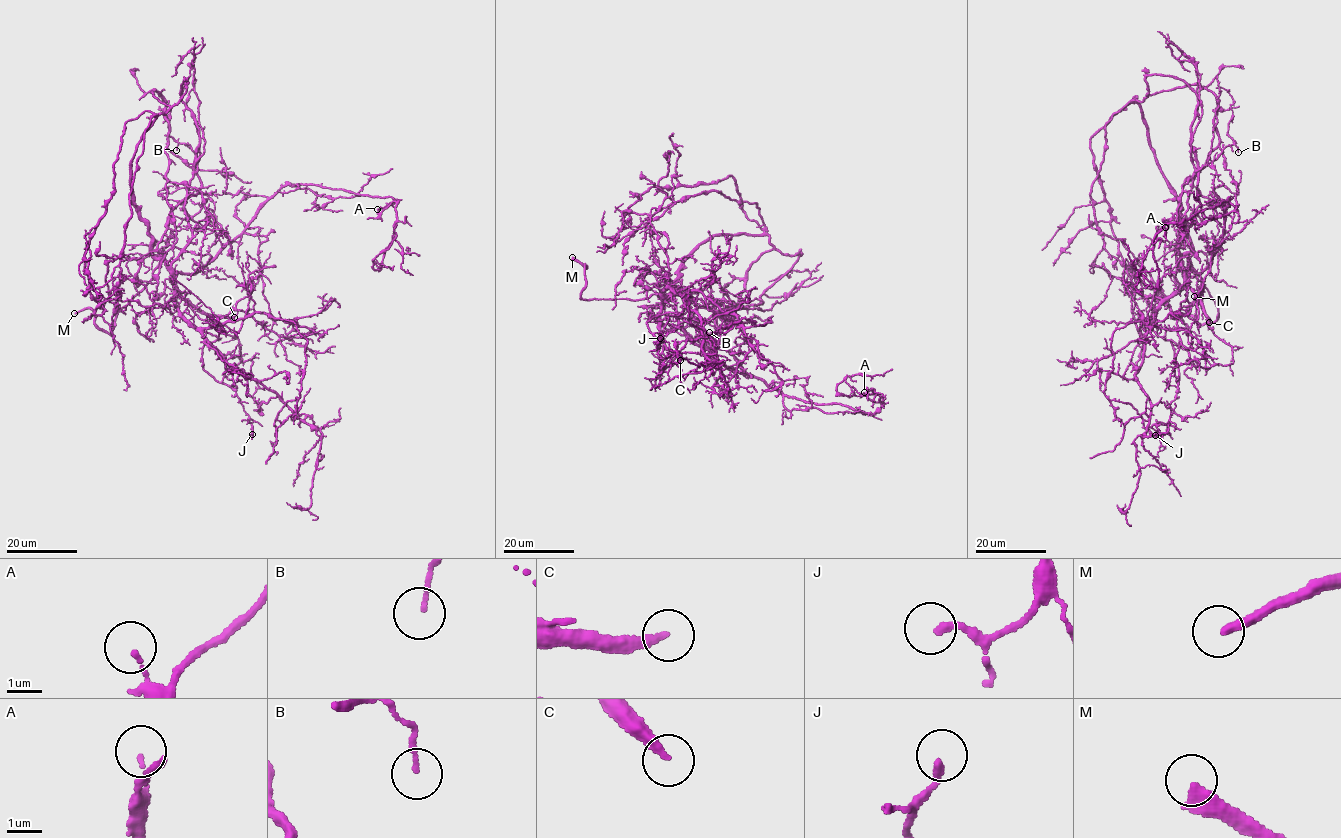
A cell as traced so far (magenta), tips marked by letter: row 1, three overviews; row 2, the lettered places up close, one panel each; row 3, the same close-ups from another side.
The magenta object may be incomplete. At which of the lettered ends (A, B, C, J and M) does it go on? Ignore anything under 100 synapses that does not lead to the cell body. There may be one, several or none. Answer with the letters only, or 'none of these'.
C, M

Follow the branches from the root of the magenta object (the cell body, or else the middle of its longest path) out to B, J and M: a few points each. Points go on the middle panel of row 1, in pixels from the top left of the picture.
B: (664, 290), (664, 295), (691, 295), (705, 306), (712, 301), (730, 307), (735, 313), (732, 326), (709, 332)
J: (664, 290), (669, 299), (662, 301), (671, 288), (684, 309), (646, 322), (660, 340), (656, 347), (660, 338)
M: (664, 290), (665, 295), (638, 299), (584, 300), (581, 296), (587, 265), (572, 257)

